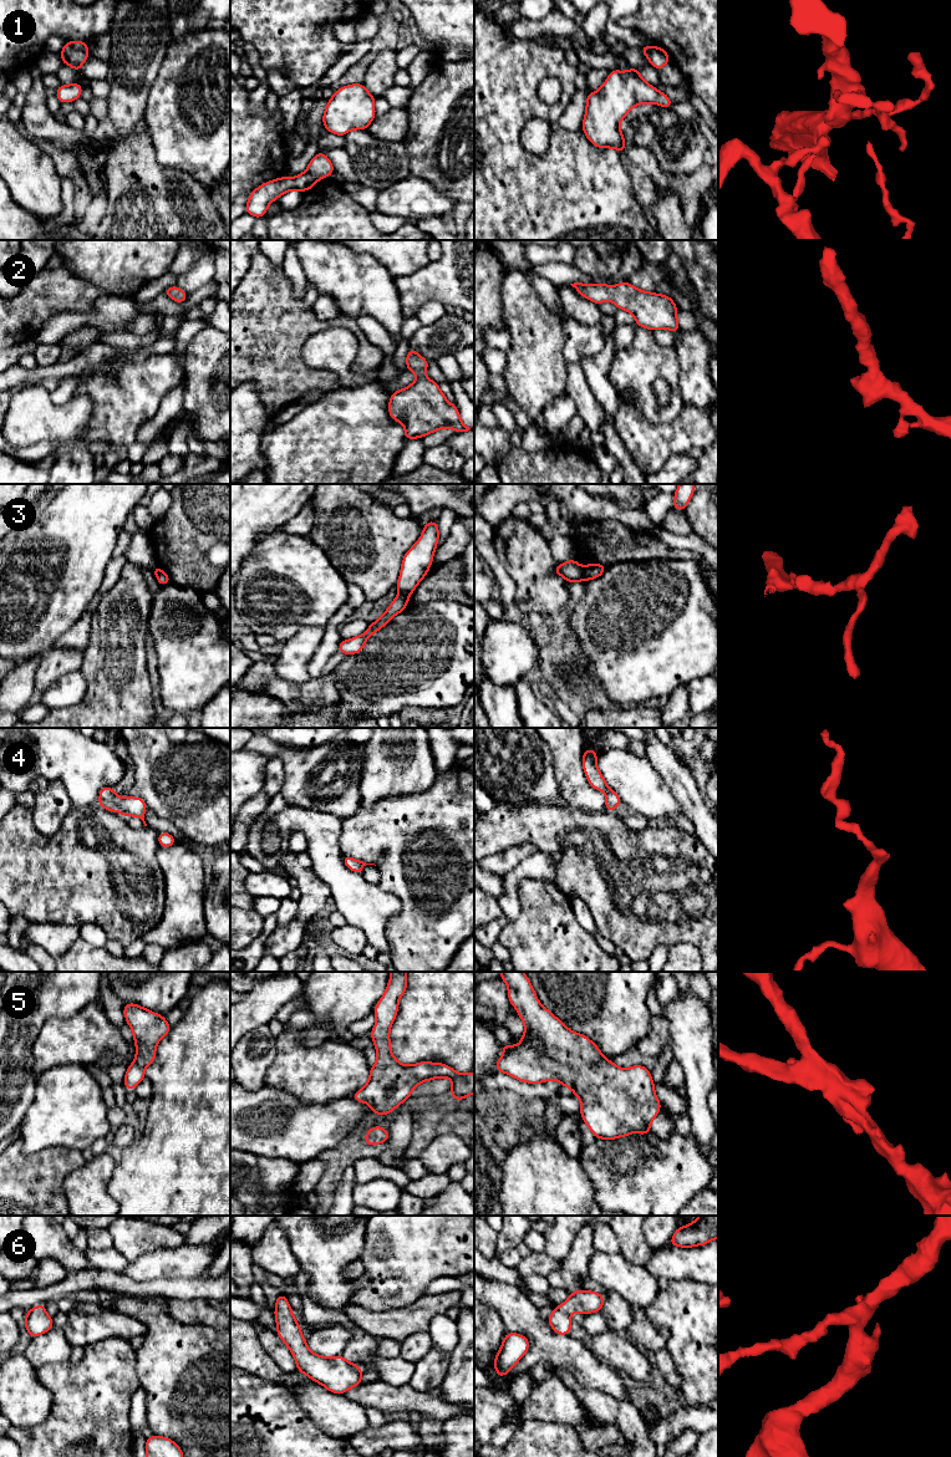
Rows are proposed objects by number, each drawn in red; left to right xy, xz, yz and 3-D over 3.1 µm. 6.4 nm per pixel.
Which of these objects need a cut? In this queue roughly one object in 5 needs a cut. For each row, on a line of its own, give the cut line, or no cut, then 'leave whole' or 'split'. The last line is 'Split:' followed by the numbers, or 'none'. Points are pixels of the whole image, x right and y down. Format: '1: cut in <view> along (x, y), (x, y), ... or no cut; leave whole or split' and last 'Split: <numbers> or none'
1: cut in xz along (306, 171), (318, 178); split
2: no cut; leave whole
3: cut in yz along (581, 567), (588, 579); split
4: no cut; leave whole
5: no cut; leave whole
6: no cut; leave whole
Split: 1, 3

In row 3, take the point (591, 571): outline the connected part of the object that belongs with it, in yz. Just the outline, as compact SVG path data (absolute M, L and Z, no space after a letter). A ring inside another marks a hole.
M589 564L583 567L583 571L588 580L593 580L593 579L601 576L606 569L607 569L607 566L605 566L602 564L601 565Z

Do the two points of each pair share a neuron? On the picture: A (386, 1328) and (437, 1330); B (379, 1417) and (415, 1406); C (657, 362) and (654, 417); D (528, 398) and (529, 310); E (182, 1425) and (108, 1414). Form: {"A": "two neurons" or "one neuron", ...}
{"A": "two neurons", "B": "two neurons", "C": "one neuron", "D": "one neuron", "E": "two neurons"}

